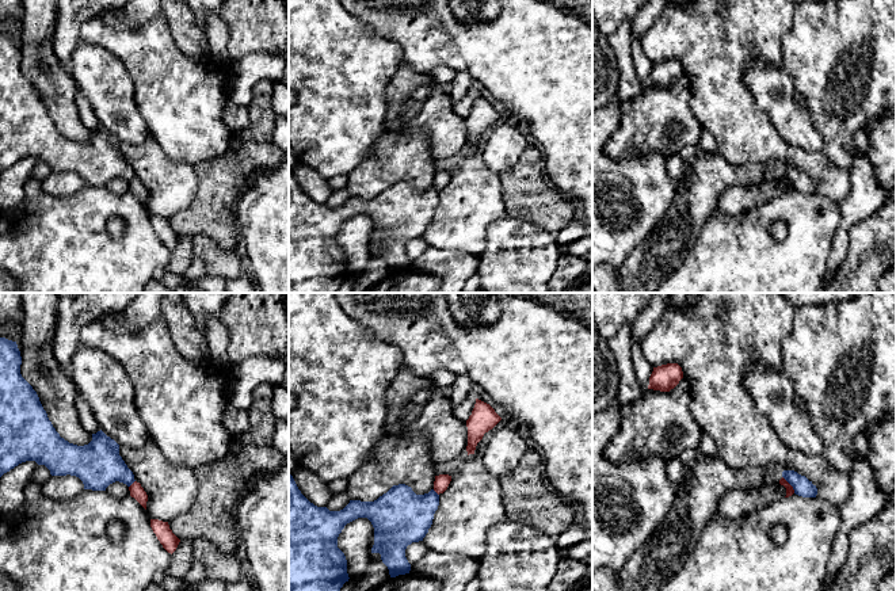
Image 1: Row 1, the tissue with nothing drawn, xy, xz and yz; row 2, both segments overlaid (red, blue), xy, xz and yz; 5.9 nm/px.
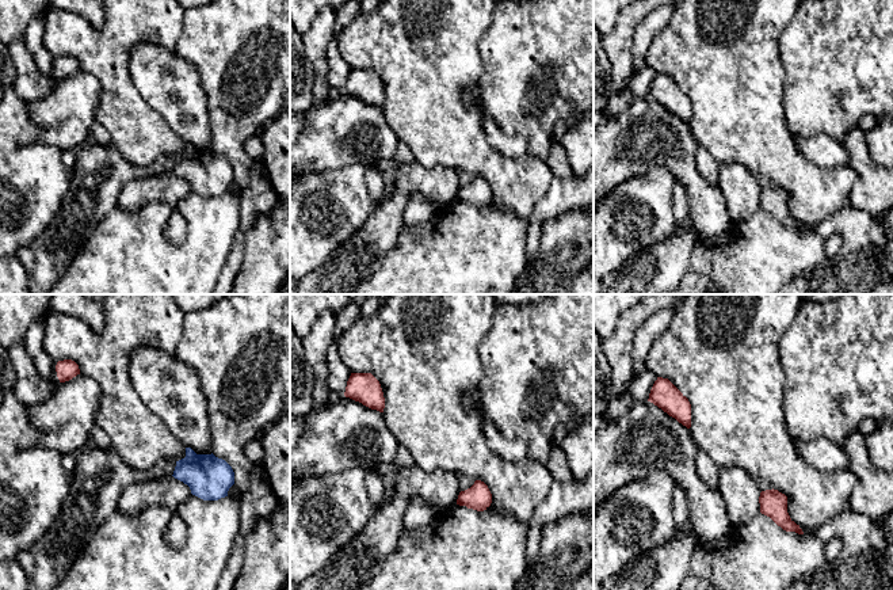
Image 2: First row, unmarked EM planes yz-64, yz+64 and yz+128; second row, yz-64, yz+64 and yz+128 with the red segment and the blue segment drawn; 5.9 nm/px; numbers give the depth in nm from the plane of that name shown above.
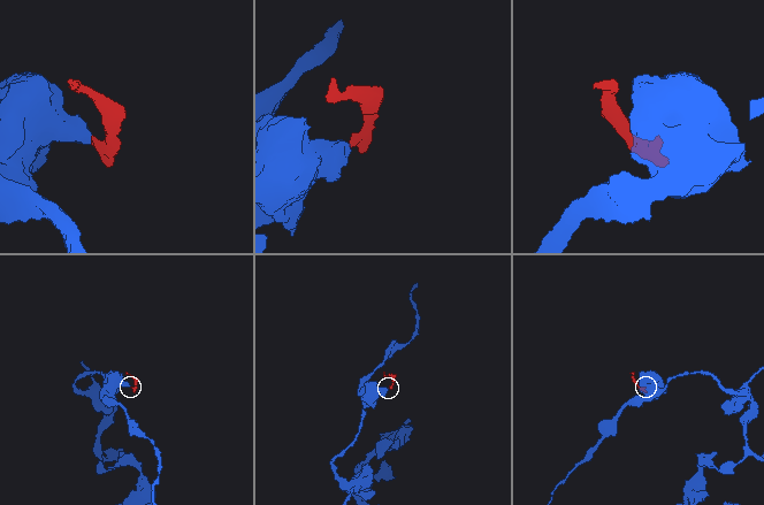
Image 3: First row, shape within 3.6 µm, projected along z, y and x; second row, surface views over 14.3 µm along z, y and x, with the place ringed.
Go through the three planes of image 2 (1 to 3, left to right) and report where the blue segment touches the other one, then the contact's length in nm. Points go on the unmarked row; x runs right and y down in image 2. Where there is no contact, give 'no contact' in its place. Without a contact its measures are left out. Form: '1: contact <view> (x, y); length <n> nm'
1: no contact
2: no contact
3: no contact

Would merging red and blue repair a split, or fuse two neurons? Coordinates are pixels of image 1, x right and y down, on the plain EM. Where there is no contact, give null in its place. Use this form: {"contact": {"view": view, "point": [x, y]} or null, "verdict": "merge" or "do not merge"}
{"contact": {"view": "yz", "point": [789, 180]}, "verdict": "do not merge"}

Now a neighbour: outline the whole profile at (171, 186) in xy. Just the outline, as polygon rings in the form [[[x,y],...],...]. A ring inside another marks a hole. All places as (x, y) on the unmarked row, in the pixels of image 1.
[[[150,133],[138,144],[119,142],[119,152],[148,191],[145,207],[150,216],[171,218],[195,199],[194,167],[167,157]]]

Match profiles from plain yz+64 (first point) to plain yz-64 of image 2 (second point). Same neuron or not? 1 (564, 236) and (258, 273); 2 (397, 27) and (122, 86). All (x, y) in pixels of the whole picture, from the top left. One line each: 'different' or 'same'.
1: same
2: same

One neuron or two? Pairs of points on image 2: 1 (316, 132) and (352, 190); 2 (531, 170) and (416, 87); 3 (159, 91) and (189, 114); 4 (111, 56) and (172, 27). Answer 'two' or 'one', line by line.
1: two
2: one
3: one
4: one

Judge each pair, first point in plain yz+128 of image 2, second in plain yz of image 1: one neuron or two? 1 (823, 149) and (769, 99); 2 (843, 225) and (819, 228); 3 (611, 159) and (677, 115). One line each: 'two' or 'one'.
1: one
2: two
3: one

